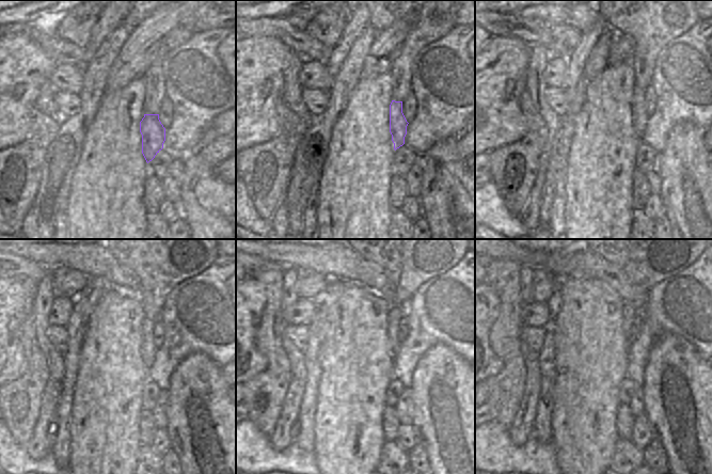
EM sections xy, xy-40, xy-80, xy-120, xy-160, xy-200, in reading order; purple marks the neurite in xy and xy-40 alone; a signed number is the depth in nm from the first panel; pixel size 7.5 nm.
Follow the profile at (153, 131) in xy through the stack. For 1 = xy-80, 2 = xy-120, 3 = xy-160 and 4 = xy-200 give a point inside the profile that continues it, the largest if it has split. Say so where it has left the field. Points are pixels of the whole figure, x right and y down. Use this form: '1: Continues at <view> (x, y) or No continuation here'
1: Continues at xy-80 (638, 116)
2: Continues at xy-120 (158, 330)
3: Continues at xy-160 (397, 328)
4: Continues at xy-200 (632, 317)

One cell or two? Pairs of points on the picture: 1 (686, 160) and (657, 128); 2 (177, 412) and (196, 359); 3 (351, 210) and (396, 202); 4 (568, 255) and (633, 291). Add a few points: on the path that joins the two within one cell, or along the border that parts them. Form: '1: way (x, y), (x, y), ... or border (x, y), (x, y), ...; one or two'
1: border (683, 121), (669, 130), (664, 148), (658, 153); two
2: way (183, 399), (195, 380), (196, 372); one
3: border (392, 178), (390, 182), (391, 209); two
4: way (584, 264), (599, 267), (617, 279); one

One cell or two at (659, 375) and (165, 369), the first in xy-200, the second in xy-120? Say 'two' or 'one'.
two

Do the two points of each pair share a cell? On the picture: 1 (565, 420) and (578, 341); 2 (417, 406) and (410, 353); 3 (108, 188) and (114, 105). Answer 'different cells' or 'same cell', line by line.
1: same cell
2: different cells
3: same cell

